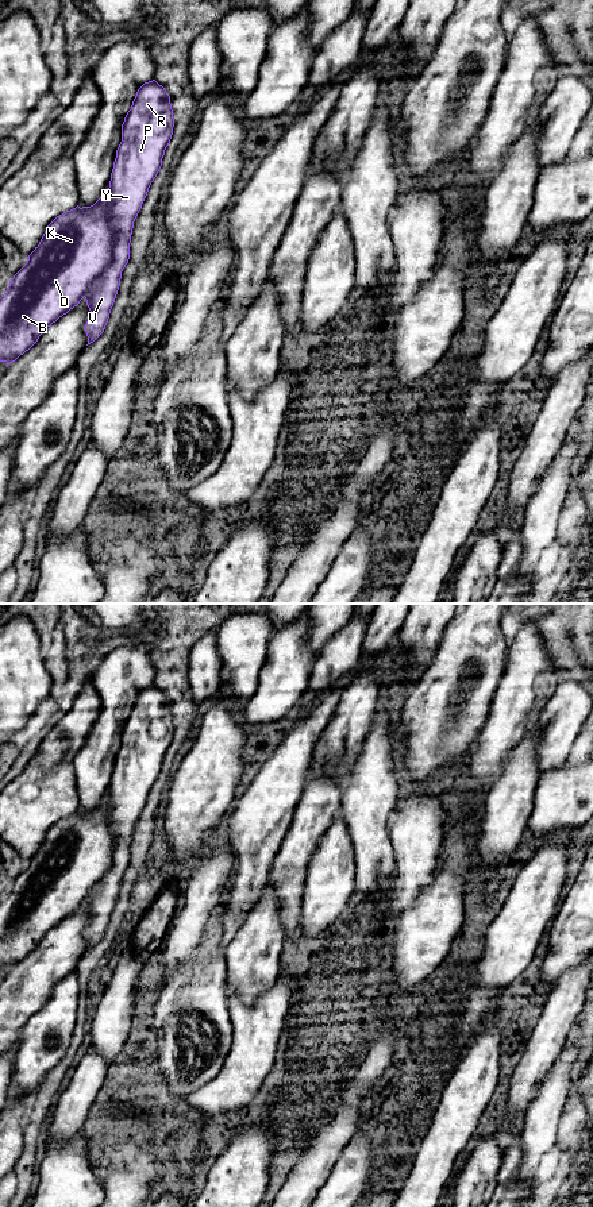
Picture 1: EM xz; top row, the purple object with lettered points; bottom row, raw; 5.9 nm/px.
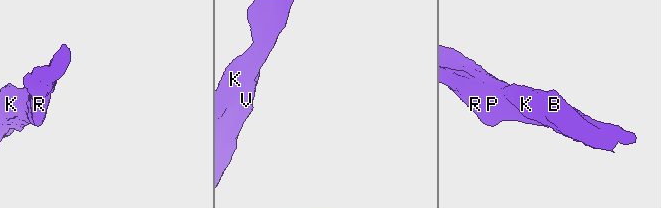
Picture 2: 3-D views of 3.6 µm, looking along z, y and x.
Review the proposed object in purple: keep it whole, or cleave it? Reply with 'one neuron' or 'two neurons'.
two neurons

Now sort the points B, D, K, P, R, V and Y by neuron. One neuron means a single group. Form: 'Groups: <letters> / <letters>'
Groups: B D K / P R V Y

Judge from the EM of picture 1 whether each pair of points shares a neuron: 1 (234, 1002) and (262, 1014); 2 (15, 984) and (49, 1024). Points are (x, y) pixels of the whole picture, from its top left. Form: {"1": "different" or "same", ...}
{"1": "same", "2": "different"}

